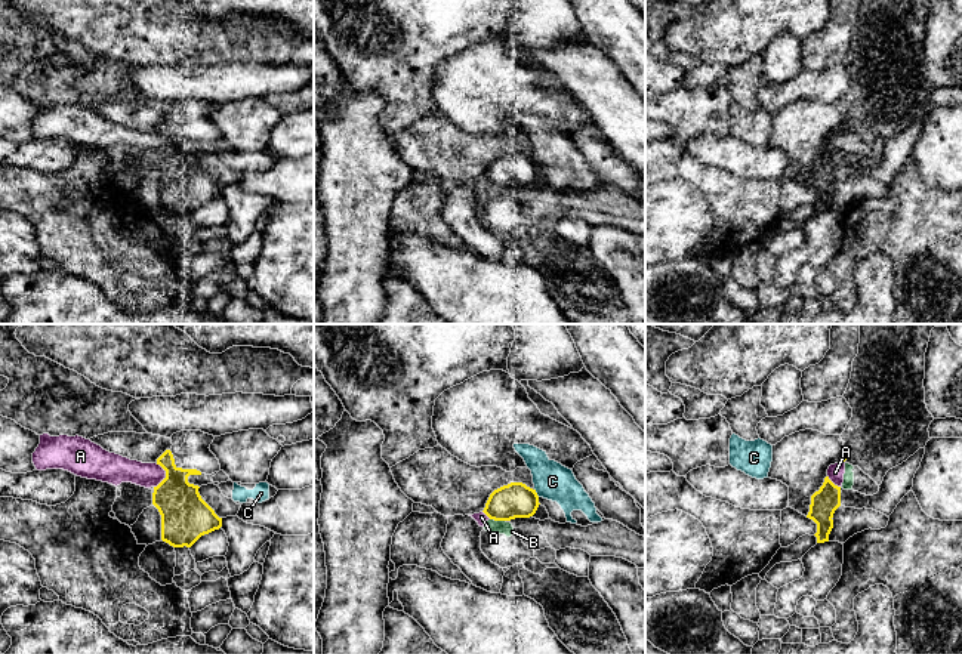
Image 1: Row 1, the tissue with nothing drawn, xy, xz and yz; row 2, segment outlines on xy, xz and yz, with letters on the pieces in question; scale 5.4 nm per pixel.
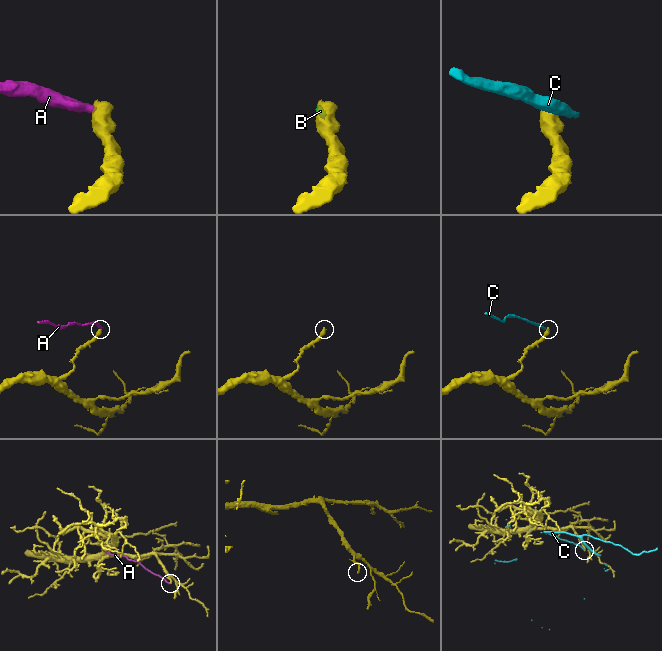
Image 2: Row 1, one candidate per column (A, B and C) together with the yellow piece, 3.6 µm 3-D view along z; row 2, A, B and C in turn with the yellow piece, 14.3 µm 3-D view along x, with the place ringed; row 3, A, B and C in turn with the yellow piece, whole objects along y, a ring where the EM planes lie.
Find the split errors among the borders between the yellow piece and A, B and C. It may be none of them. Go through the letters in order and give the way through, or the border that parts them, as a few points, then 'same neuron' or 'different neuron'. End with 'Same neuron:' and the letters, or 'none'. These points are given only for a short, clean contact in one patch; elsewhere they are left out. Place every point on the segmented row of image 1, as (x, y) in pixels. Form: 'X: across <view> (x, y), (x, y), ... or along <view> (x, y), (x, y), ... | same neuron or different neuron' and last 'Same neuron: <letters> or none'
A: different neuron
B: different neuron
C: different neuron
Same neuron: none

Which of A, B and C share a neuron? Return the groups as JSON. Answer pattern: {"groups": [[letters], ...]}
{"groups": [["A", "B"], ["C"]]}

